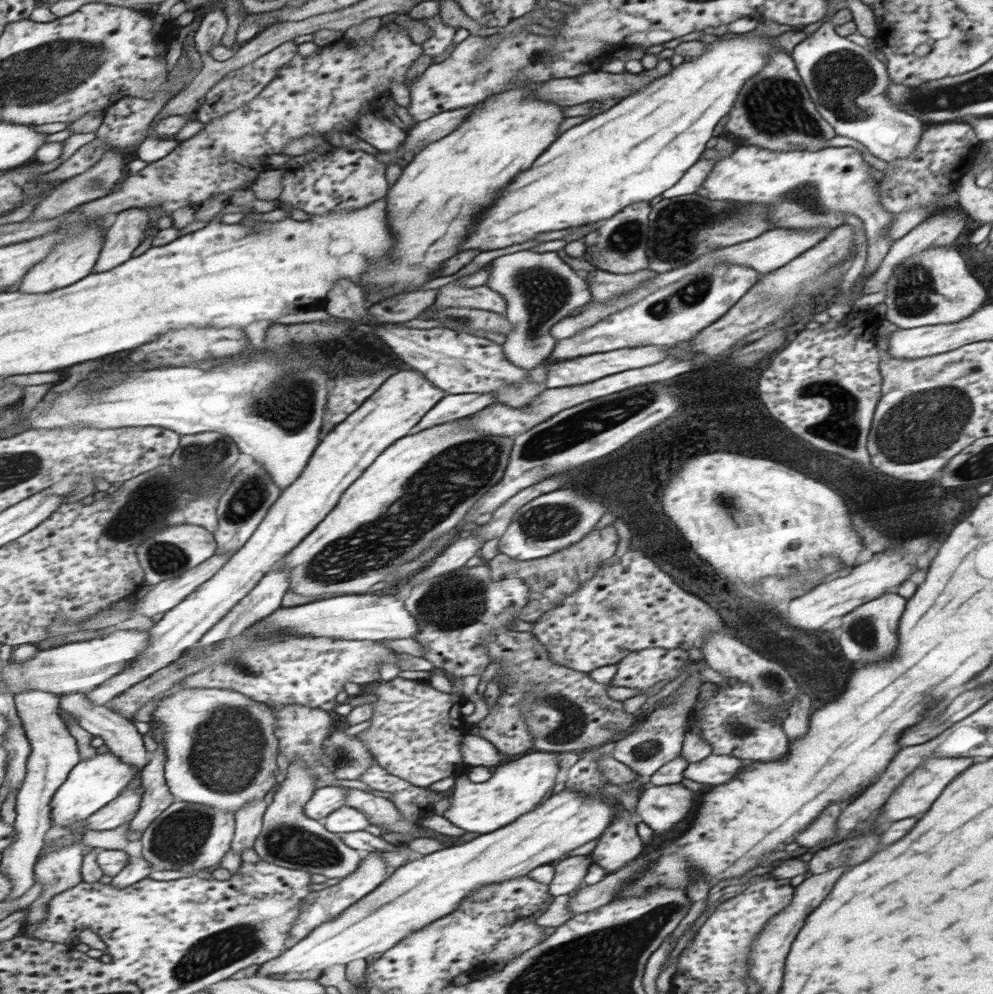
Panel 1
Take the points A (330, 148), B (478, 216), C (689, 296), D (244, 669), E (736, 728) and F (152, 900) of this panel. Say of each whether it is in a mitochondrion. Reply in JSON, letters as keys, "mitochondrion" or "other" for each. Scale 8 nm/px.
{"A":"other","B":"other","C":"mitochondrion","D":"mitochondrion","E":"mitochondrion","F":"other"}

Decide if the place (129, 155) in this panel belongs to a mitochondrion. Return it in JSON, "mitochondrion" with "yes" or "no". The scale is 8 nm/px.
{"mitochondrion":"no"}

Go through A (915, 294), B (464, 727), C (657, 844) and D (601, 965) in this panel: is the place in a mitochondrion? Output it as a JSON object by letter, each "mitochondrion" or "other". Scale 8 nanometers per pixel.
{"A":"mitochondrion","B":"other","C":"other","D":"mitochondrion"}

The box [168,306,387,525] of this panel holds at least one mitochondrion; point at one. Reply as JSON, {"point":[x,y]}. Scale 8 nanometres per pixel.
{"point":[289,406]}

